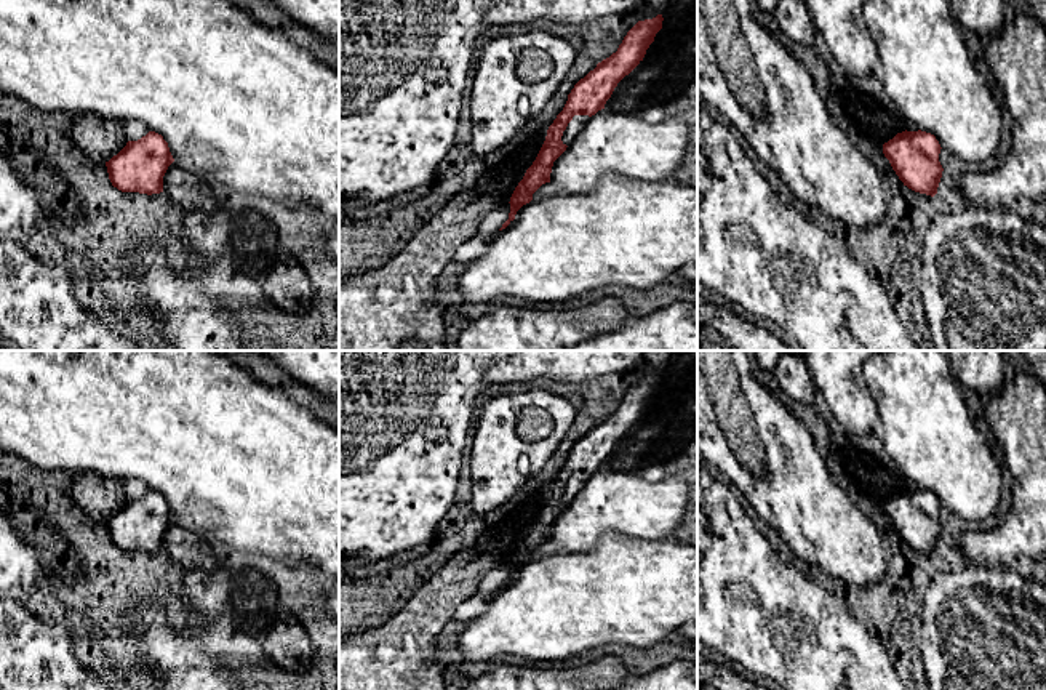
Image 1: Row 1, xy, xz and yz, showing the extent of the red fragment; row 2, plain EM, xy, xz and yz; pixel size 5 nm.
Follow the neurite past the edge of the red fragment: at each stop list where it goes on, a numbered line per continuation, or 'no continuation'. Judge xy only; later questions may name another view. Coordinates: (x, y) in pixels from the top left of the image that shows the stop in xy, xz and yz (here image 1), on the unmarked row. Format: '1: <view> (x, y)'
no continuation

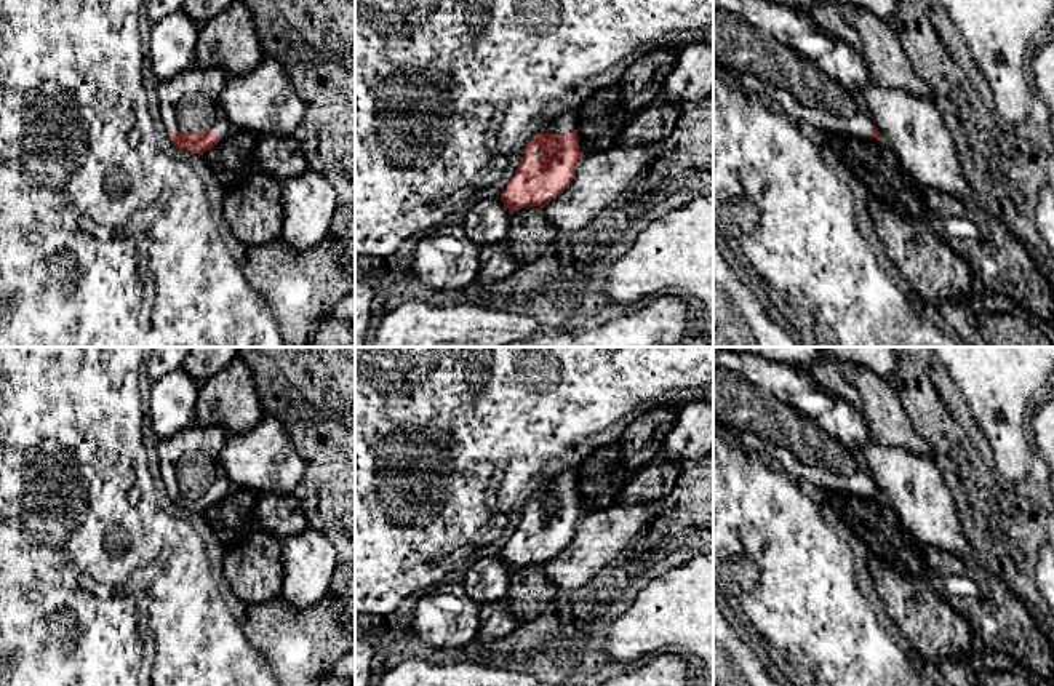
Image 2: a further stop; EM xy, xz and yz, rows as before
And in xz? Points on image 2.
1: xz (563, 482)

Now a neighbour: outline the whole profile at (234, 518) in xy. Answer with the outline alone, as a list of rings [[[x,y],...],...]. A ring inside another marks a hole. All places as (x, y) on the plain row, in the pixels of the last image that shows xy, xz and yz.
[[[232,488],[203,512],[205,520],[226,550],[226,556],[259,529],[258,499],[259,494],[254,491]]]

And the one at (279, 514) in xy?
[[[294,494],[259,496],[256,513],[259,529],[280,539],[301,534],[307,528],[307,518]]]

